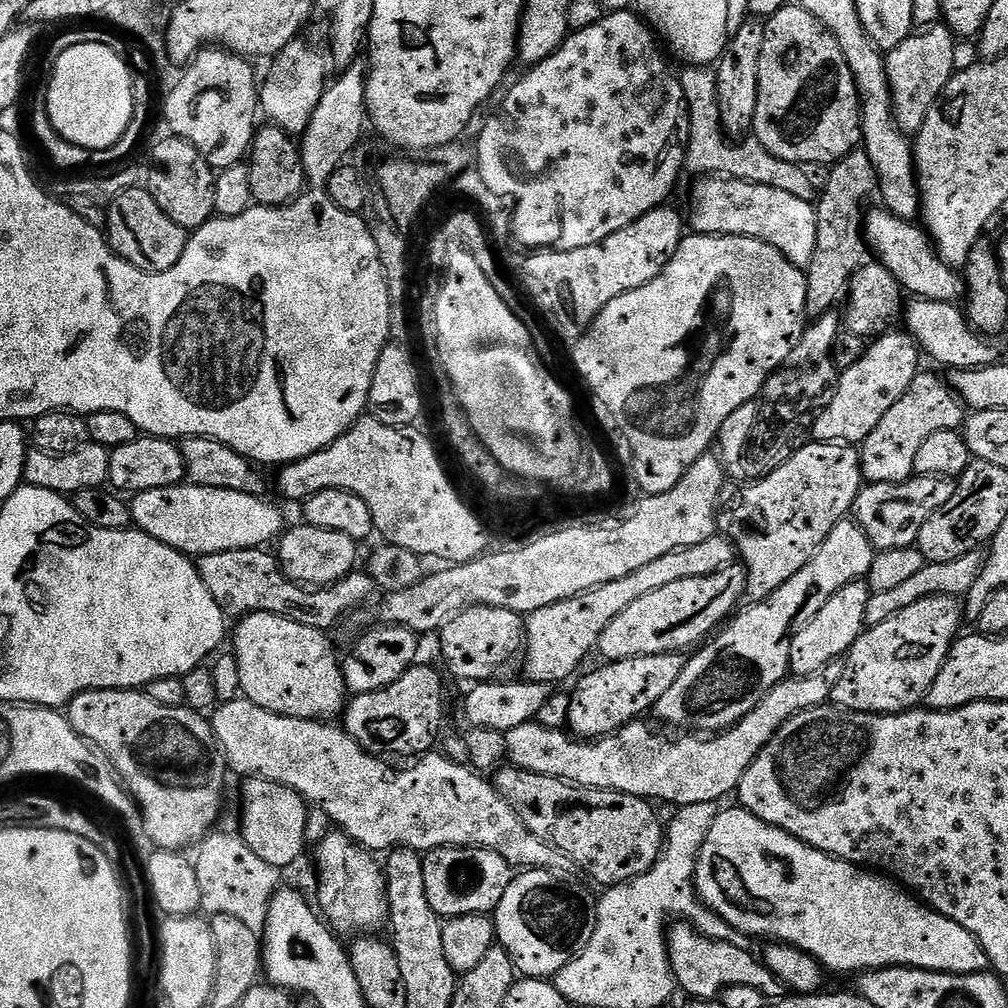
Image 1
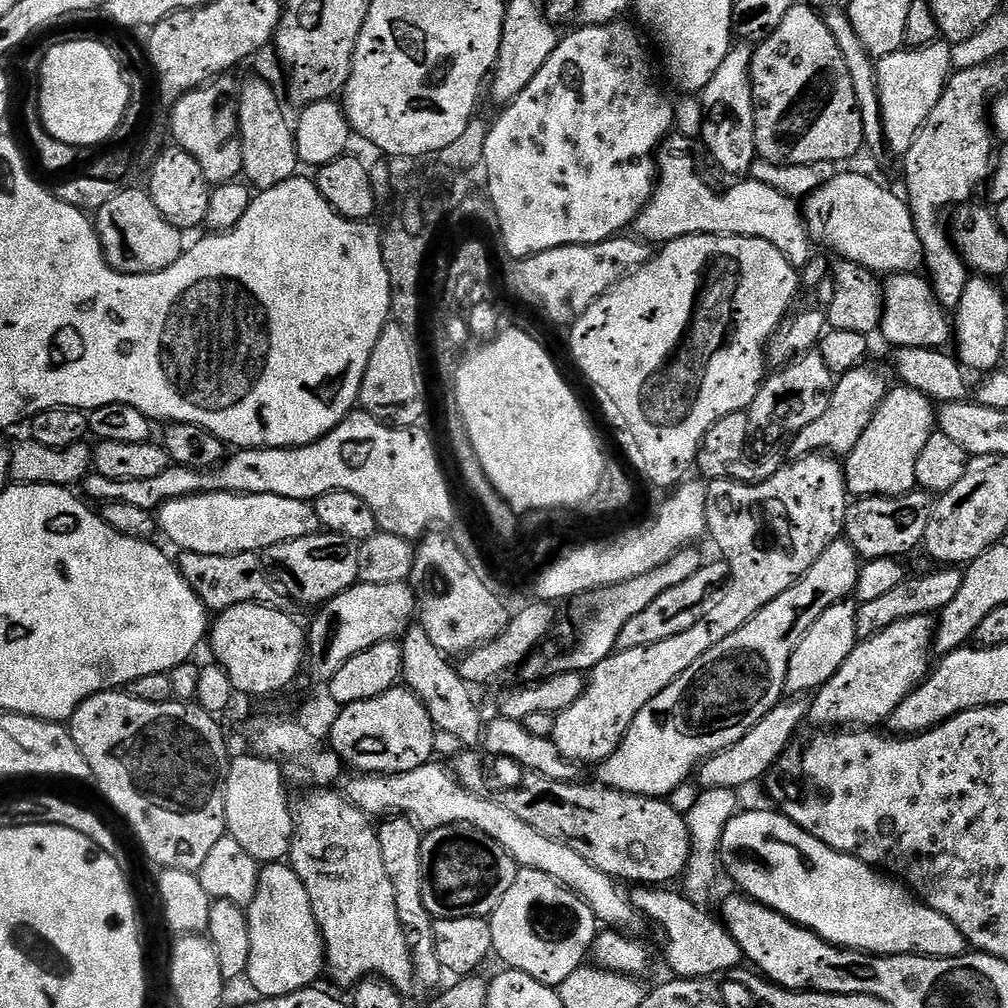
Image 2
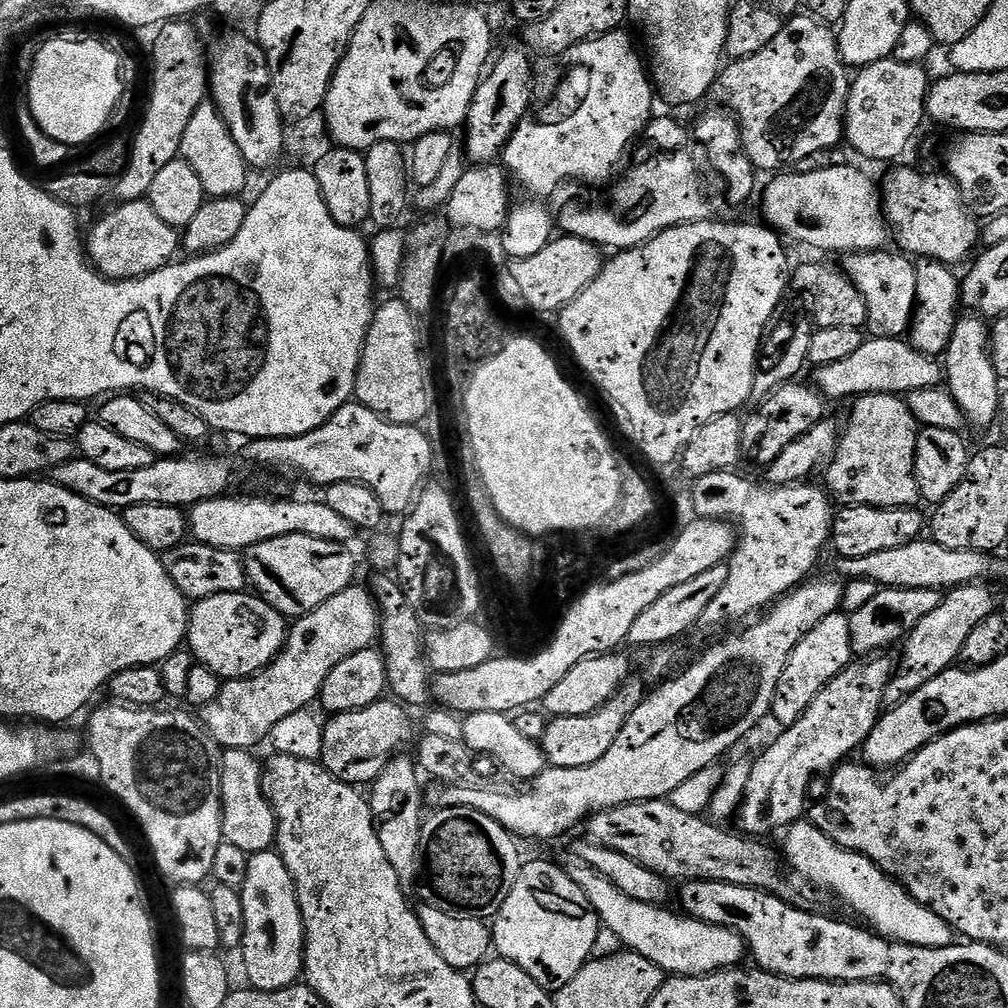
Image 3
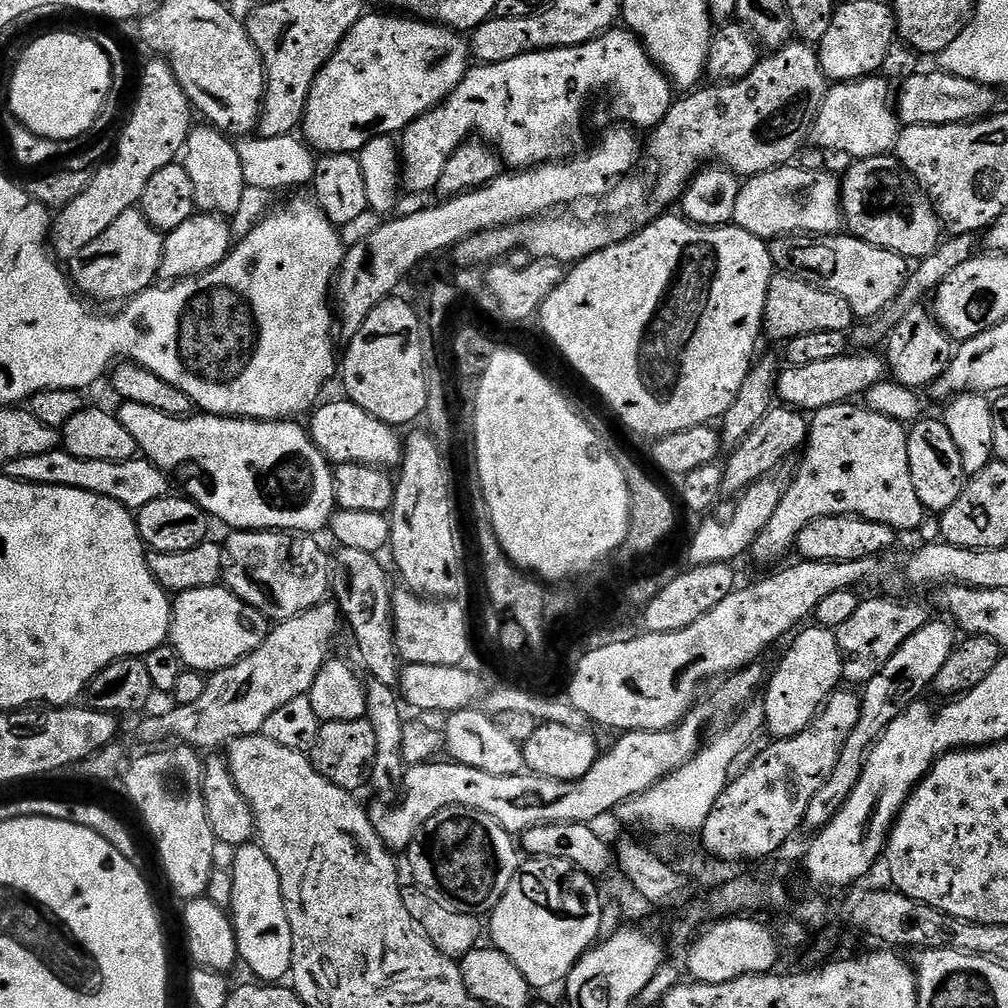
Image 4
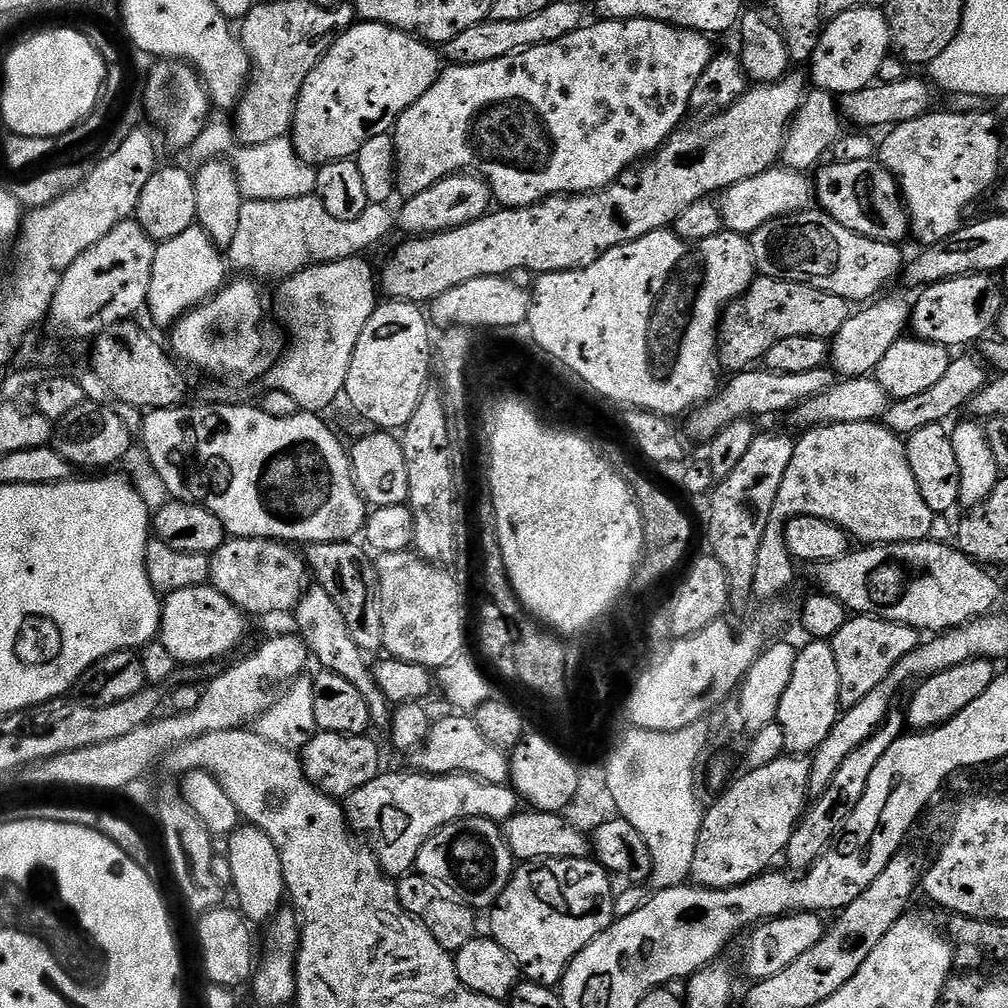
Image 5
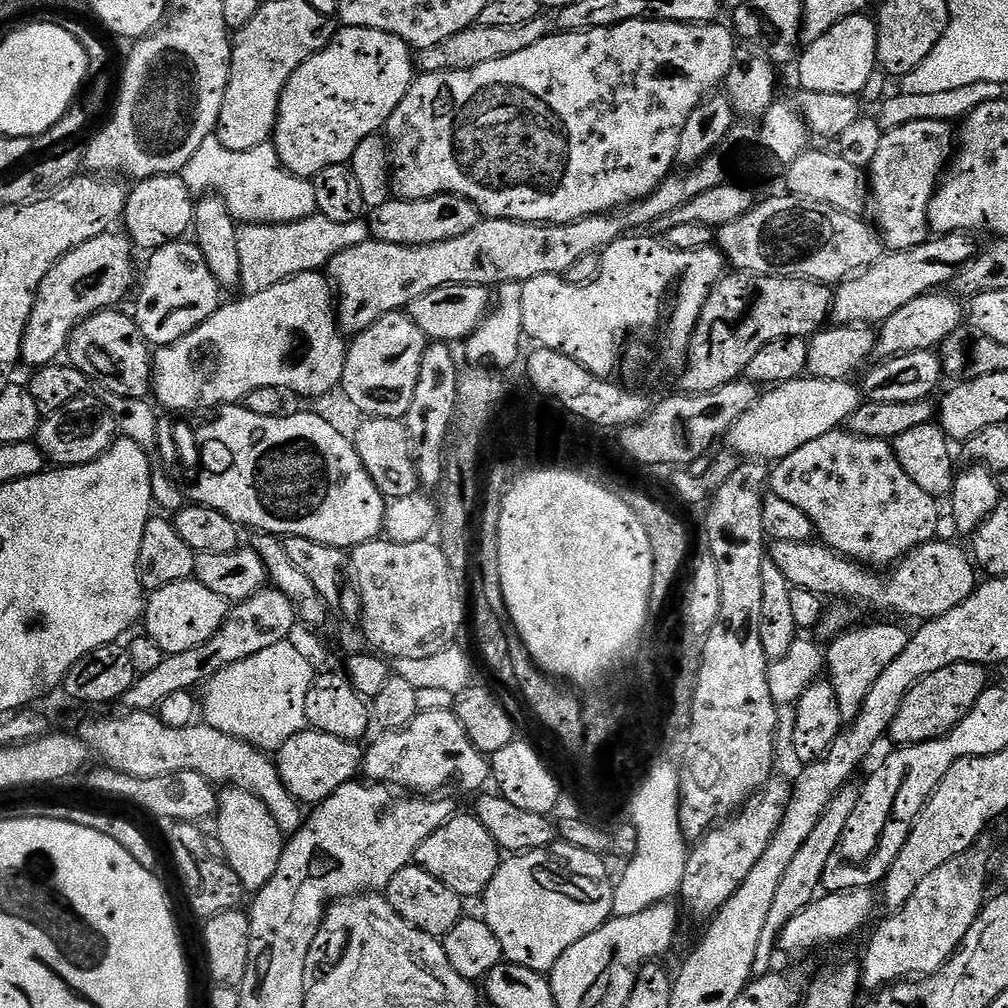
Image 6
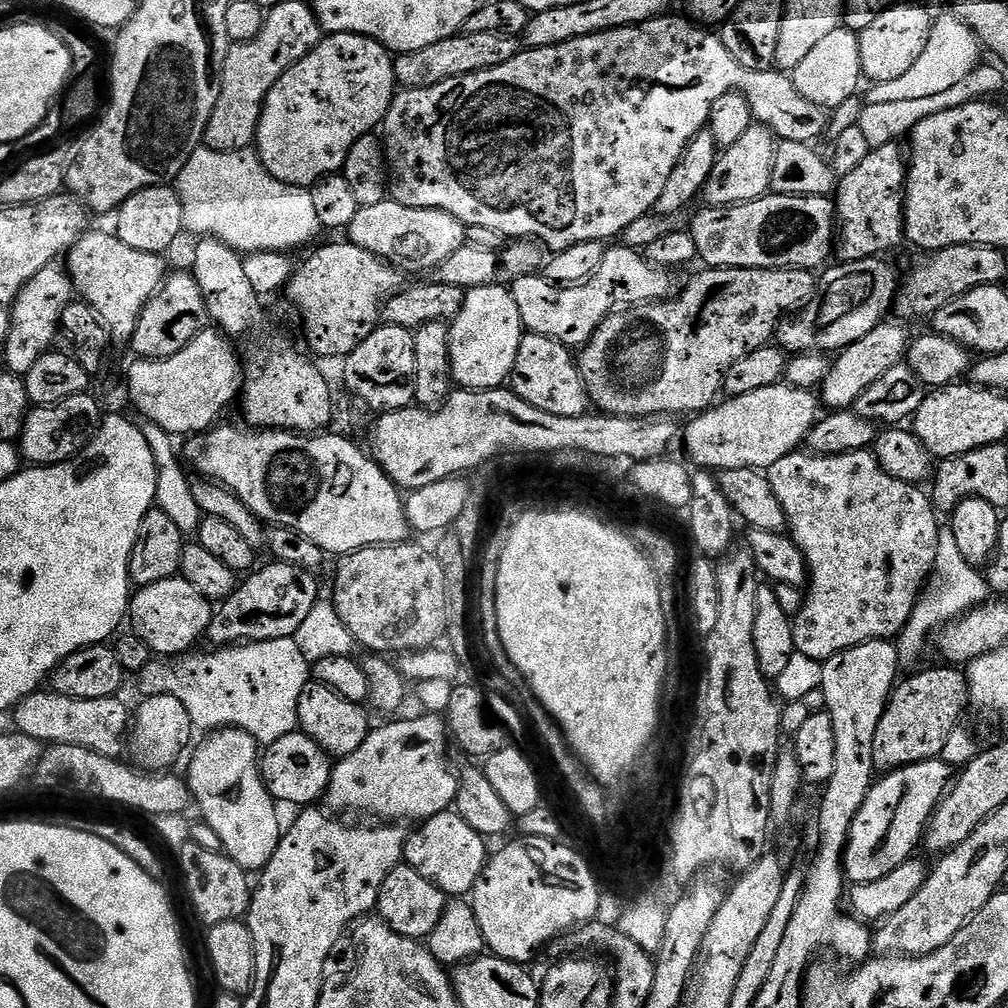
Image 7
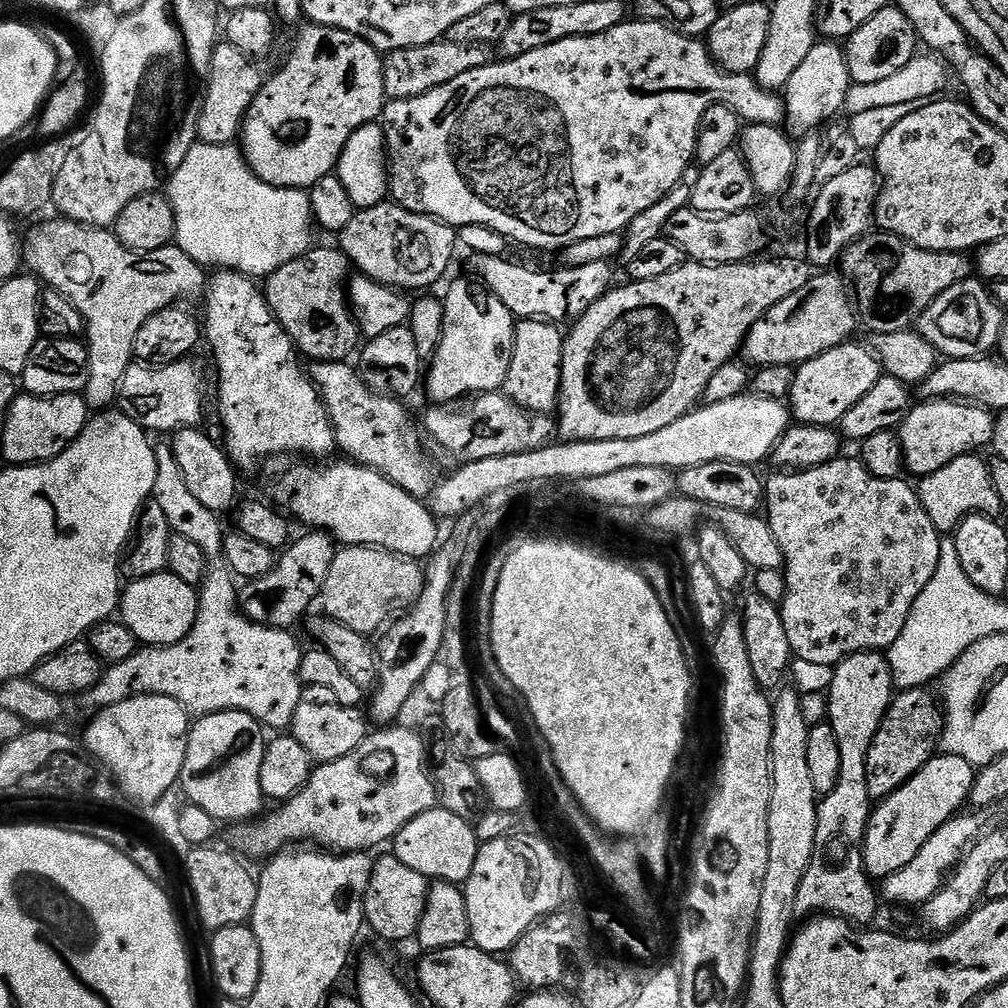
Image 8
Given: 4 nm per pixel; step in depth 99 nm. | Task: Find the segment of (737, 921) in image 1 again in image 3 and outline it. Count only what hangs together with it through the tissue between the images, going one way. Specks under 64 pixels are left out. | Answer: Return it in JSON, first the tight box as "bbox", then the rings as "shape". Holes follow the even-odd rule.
{"bbox":[782,823,954,948],"shape":[[[804,823],[790,824],[783,833],[785,836],[782,855],[793,873],[803,874],[817,889],[829,888],[850,911],[861,916],[861,921],[868,920],[864,922],[877,936],[923,948],[945,948],[954,943],[952,925],[938,914],[934,914],[934,910],[918,903],[897,880],[887,876],[870,857],[863,852],[850,852],[841,848],[836,841],[829,838],[823,827],[816,825],[815,828],[812,824]]]}

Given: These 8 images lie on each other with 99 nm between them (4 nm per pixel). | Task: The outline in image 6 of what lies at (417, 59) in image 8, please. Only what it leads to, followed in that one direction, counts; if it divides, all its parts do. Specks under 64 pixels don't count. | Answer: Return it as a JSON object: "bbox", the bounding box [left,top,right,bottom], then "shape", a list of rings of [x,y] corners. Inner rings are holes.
{"bbox":[415,14,550,72],"shape":[[[541,14],[534,22],[526,22],[526,26],[475,26],[462,30],[446,42],[438,42],[438,46],[426,46],[415,53],[417,69],[426,72],[457,72],[458,70],[474,70],[474,66],[482,66],[482,62],[494,62],[498,58],[506,58],[510,54],[518,54],[518,50],[526,50],[526,46],[534,46],[542,38],[550,35],[550,20]]]}

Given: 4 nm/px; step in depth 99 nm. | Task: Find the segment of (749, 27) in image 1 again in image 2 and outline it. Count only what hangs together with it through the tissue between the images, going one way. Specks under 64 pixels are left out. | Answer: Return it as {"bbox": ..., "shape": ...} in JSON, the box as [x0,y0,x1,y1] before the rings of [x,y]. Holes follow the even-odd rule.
{"bbox":[698,42,758,178],"shape":[[[748,42],[733,43],[726,58],[718,65],[714,78],[706,82],[698,99],[703,108],[699,139],[704,140],[712,160],[728,176],[744,178],[758,160],[756,150],[756,99],[752,93],[753,45]]]}

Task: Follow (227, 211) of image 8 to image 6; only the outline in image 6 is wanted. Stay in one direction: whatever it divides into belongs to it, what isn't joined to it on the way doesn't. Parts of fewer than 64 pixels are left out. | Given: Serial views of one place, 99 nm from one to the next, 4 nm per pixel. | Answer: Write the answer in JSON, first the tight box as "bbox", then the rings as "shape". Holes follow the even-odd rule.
{"bbox":[182,135,317,225],"shape":[[[215,135],[208,136],[182,175],[194,194],[215,194],[225,200],[230,214],[241,225],[296,223],[317,213],[311,179],[290,175],[271,142],[254,146],[254,150],[226,150]]]}

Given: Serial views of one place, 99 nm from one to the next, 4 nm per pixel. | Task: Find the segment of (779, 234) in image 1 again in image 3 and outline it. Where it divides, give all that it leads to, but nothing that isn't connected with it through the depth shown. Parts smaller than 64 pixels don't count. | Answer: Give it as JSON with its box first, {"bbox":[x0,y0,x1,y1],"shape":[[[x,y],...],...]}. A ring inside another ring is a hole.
{"bbox":[558,151,709,250],"shape":[[[691,151],[659,152],[652,154],[649,160],[636,164],[624,177],[611,185],[612,193],[605,204],[596,204],[593,208],[583,208],[580,204],[568,204],[558,212],[558,228],[561,233],[577,236],[586,242],[607,250],[623,250],[637,248],[646,242],[650,242],[658,234],[662,234],[671,228],[677,228],[683,224],[693,224],[699,220],[709,219],[708,200],[700,189],[700,176],[696,173],[696,164],[692,161]]]}

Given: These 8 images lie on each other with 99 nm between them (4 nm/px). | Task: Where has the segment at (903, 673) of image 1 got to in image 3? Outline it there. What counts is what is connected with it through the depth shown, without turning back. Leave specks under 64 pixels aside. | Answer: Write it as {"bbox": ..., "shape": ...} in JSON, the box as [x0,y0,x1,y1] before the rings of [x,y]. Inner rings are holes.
{"bbox":[738,655,894,838],"shape":[[[887,655],[860,658],[846,665],[842,674],[838,674],[838,678],[830,681],[822,690],[822,694],[818,694],[818,698],[814,698],[814,702],[806,706],[806,714],[802,714],[798,722],[787,725],[781,731],[784,733],[760,757],[752,760],[750,780],[746,782],[744,800],[738,809],[738,820],[740,816],[740,824],[745,828],[743,829],[745,833],[756,838],[764,838],[767,837],[764,836],[767,832],[778,831],[779,833],[787,829],[788,825],[797,823],[803,817],[800,815],[803,814],[804,807],[808,804],[808,787],[811,786],[812,779],[822,775],[823,772],[828,774],[839,768],[845,763],[846,758],[851,757],[848,755],[855,748],[856,751],[863,749],[870,730],[874,730],[874,726],[880,721],[882,709],[886,704],[884,692],[892,680],[894,664],[893,661],[891,664],[884,656]]]}

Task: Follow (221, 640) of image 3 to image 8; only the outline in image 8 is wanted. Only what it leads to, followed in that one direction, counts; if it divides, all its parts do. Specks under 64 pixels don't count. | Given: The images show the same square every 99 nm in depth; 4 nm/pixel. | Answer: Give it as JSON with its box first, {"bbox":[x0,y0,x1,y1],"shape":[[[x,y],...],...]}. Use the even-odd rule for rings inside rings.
{"bbox":[119,572,200,648],"shape":[[[173,572],[150,574],[150,578],[127,581],[120,593],[119,619],[136,635],[141,645],[165,648],[182,642],[196,621],[200,597],[191,584],[182,582]]]}

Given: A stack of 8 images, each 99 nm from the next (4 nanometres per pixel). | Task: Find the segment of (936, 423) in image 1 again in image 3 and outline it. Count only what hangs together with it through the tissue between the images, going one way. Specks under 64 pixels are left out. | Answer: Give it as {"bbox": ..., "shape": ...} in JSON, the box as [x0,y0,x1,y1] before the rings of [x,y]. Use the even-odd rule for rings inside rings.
{"bbox":[823,394,921,508],"shape":[[[874,394],[858,396],[851,401],[852,413],[848,425],[843,425],[836,442],[836,452],[826,465],[823,483],[833,501],[844,506],[865,504],[875,508],[911,508],[921,503],[914,462],[916,461],[916,433],[918,425],[908,403],[899,395]]]}

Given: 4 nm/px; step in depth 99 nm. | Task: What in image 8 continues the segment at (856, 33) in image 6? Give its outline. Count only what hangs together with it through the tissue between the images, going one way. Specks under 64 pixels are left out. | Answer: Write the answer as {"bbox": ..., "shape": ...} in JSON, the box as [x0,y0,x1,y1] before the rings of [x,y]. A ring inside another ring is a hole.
{"bbox":[782,42,852,134],"shape":[[[836,42],[815,44],[810,54],[806,54],[802,66],[794,70],[790,82],[782,90],[787,131],[792,134],[814,132],[821,127],[819,124],[823,120],[832,120],[836,115],[841,115],[844,112],[846,94],[852,85],[843,47]]]}

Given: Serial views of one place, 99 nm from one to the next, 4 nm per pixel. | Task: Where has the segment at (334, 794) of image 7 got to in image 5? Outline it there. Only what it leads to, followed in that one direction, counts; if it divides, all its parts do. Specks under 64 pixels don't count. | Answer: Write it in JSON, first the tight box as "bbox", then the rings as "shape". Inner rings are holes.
{"bbox":[415,714,510,784],"shape":[[[453,714],[435,721],[429,727],[428,739],[416,749],[415,767],[429,776],[445,776],[451,772],[464,772],[491,784],[508,784],[510,780],[510,756],[507,751],[482,735],[475,719],[468,714]]]}

